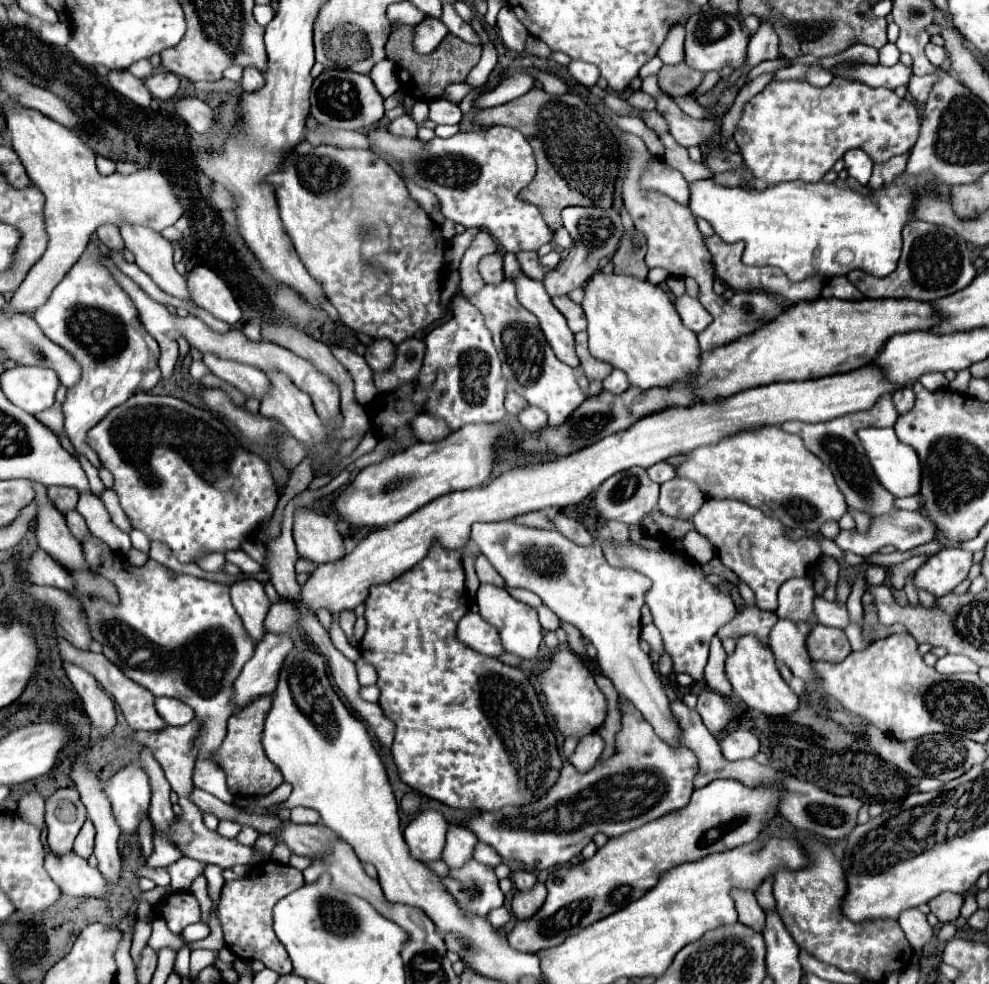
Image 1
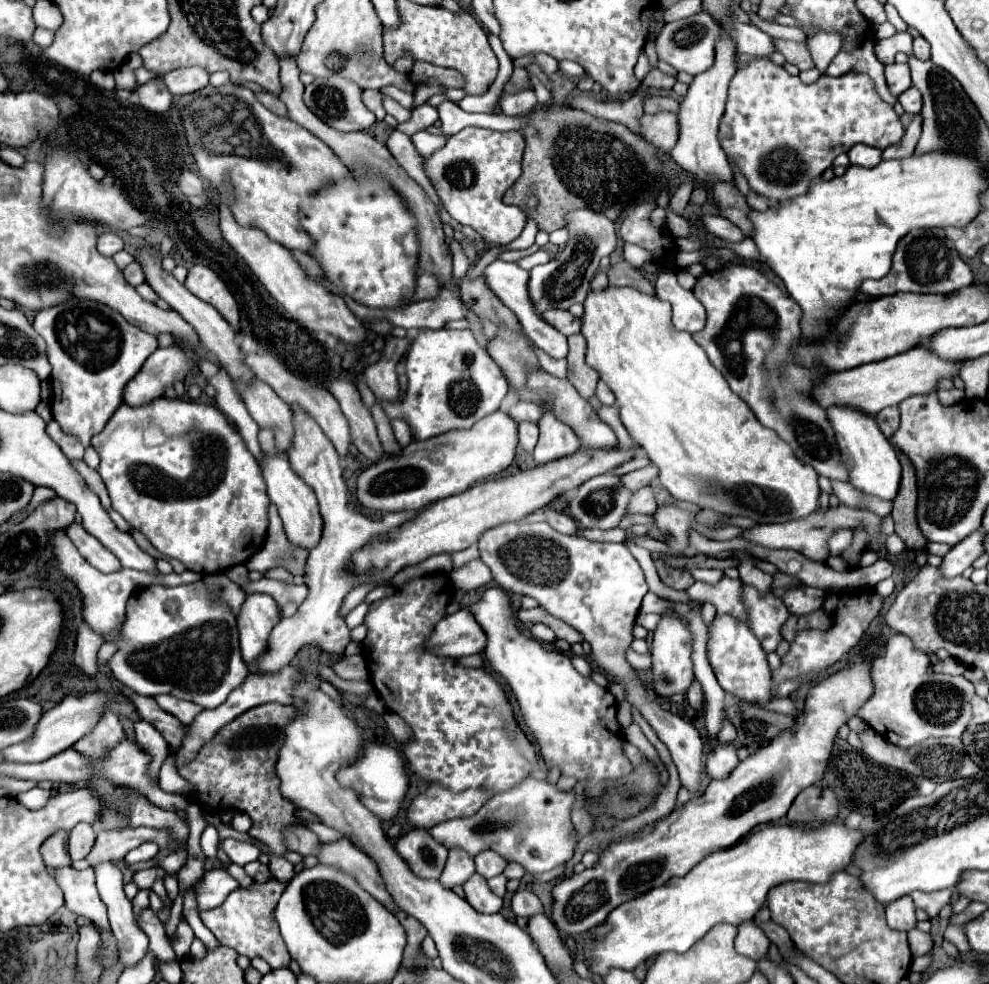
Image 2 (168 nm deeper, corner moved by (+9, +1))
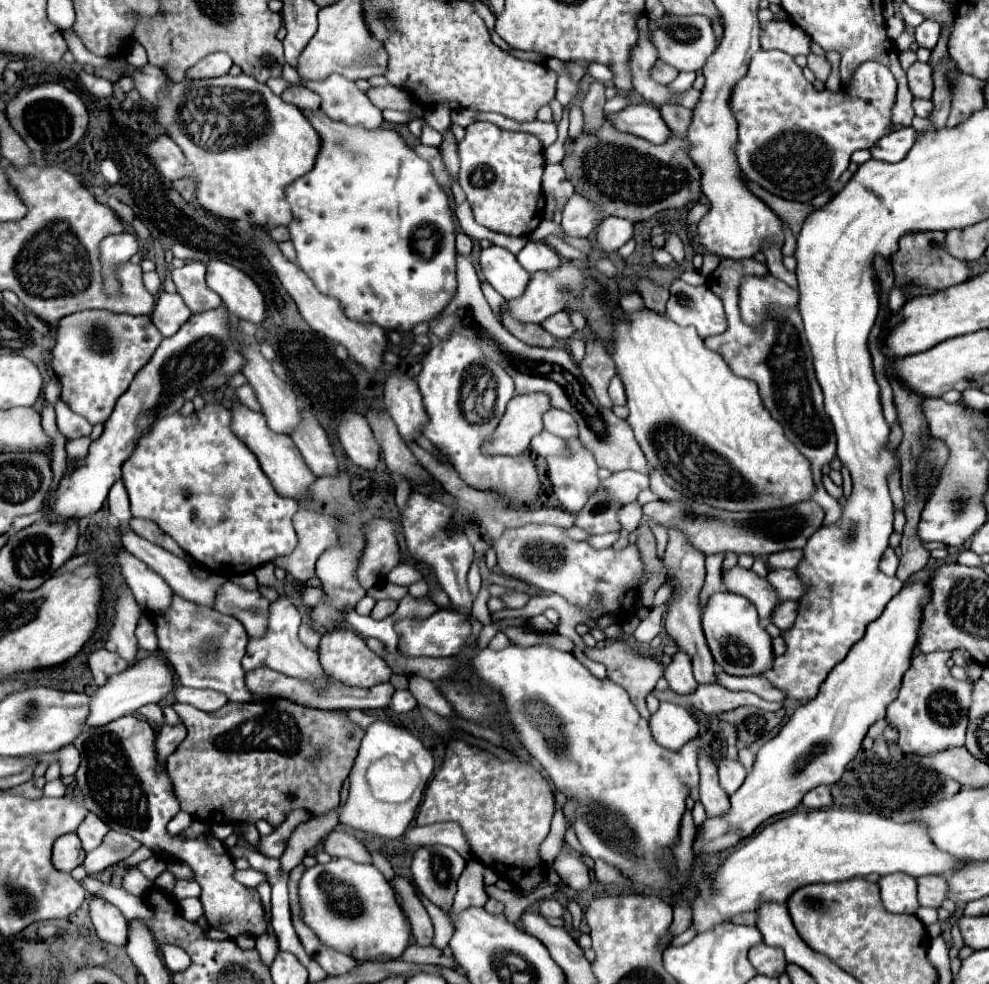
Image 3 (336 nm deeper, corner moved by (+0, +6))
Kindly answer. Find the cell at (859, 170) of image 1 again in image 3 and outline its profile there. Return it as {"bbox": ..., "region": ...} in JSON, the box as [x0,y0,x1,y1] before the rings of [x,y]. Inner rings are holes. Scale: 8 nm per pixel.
{"bbox":[871,128,917,162],"region":[[[895,128],[871,148],[871,154],[873,158],[883,162],[899,162],[913,148],[915,140],[917,140],[915,128]]]}

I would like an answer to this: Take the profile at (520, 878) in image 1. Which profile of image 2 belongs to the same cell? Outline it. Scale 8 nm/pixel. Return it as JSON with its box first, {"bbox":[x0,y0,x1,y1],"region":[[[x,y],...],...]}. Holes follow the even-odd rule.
{"bbox":[512,887,542,917],"region":[[[520,887],[512,897],[512,911],[520,917],[530,917],[534,913],[540,913],[542,905],[528,887]]]}

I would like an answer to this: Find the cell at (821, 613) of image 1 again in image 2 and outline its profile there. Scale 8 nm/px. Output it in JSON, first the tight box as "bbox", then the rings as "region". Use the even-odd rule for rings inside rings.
{"bbox":[782,585,824,617],"region":[[[802,585],[796,589],[784,591],[782,599],[784,599],[784,605],[788,607],[788,611],[792,615],[804,617],[804,615],[810,615],[822,607],[822,595],[824,595],[822,589]]]}

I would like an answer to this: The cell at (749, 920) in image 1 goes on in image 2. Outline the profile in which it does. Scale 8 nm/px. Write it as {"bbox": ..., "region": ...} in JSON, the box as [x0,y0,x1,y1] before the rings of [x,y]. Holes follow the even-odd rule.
{"bbox":[736,921,768,961],"region":[[[742,921],[738,925],[738,935],[736,935],[736,951],[742,955],[752,957],[754,961],[758,961],[764,953],[768,953],[768,937],[764,935],[764,931],[754,925],[754,921]]]}

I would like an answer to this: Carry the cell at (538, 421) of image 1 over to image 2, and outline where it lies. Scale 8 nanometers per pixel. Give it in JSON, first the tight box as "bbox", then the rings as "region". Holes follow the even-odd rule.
{"bbox":[518,421,538,453],"region":[[[522,421],[518,423],[518,435],[520,435],[520,445],[532,453],[536,441],[538,441],[538,425],[532,425],[528,421]]]}

